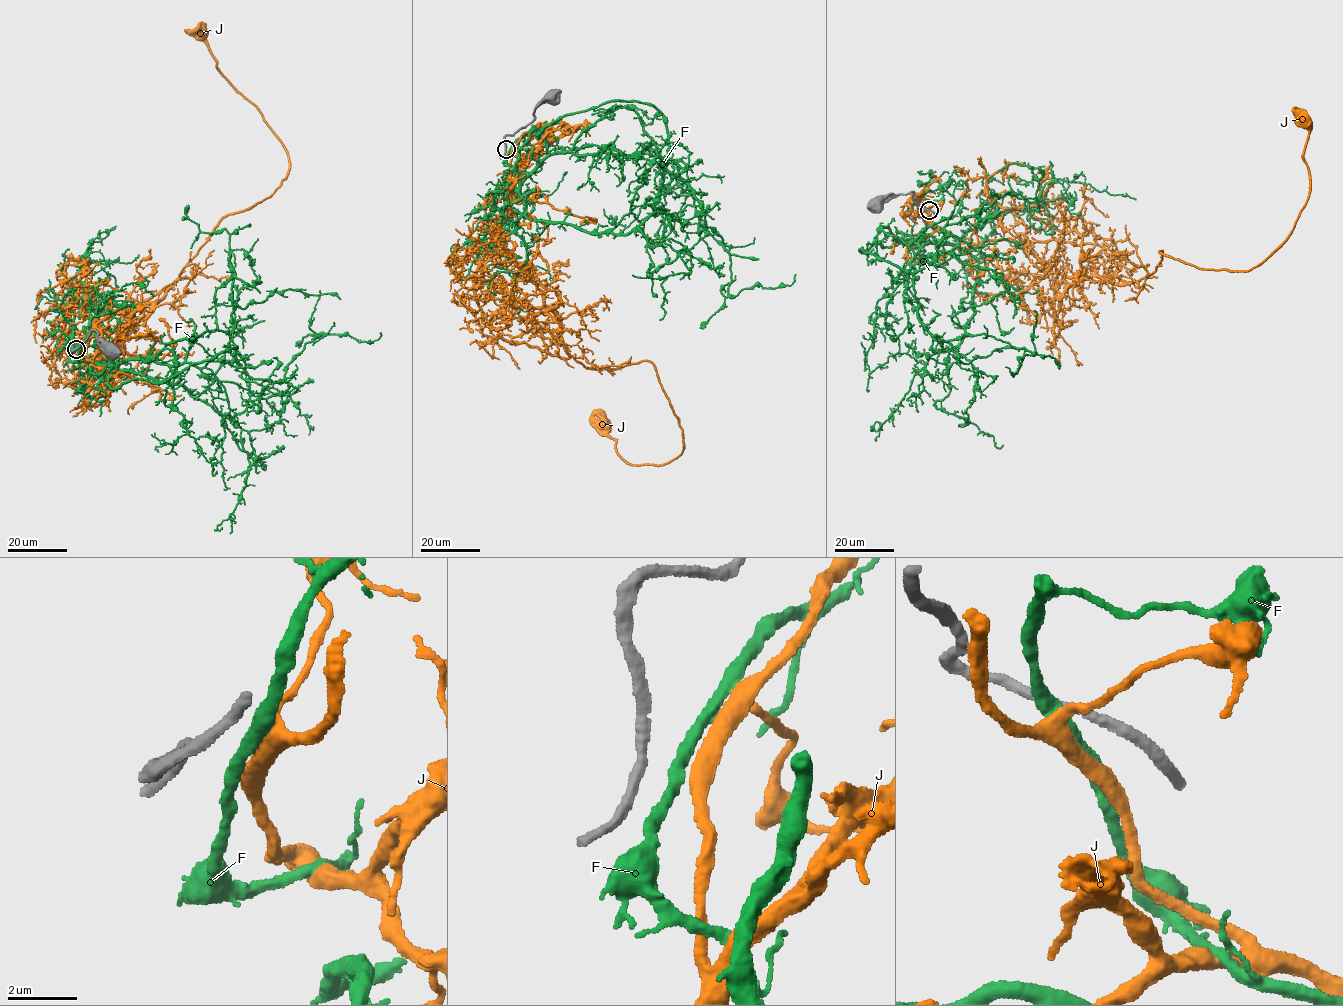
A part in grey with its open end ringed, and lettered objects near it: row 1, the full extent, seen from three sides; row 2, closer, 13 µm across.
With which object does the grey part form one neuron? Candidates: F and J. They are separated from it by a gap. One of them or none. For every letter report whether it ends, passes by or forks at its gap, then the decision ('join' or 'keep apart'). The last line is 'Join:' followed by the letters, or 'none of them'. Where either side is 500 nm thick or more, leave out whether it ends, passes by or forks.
F: it passes by | join
J: it passes by | keep apart
Join: F

